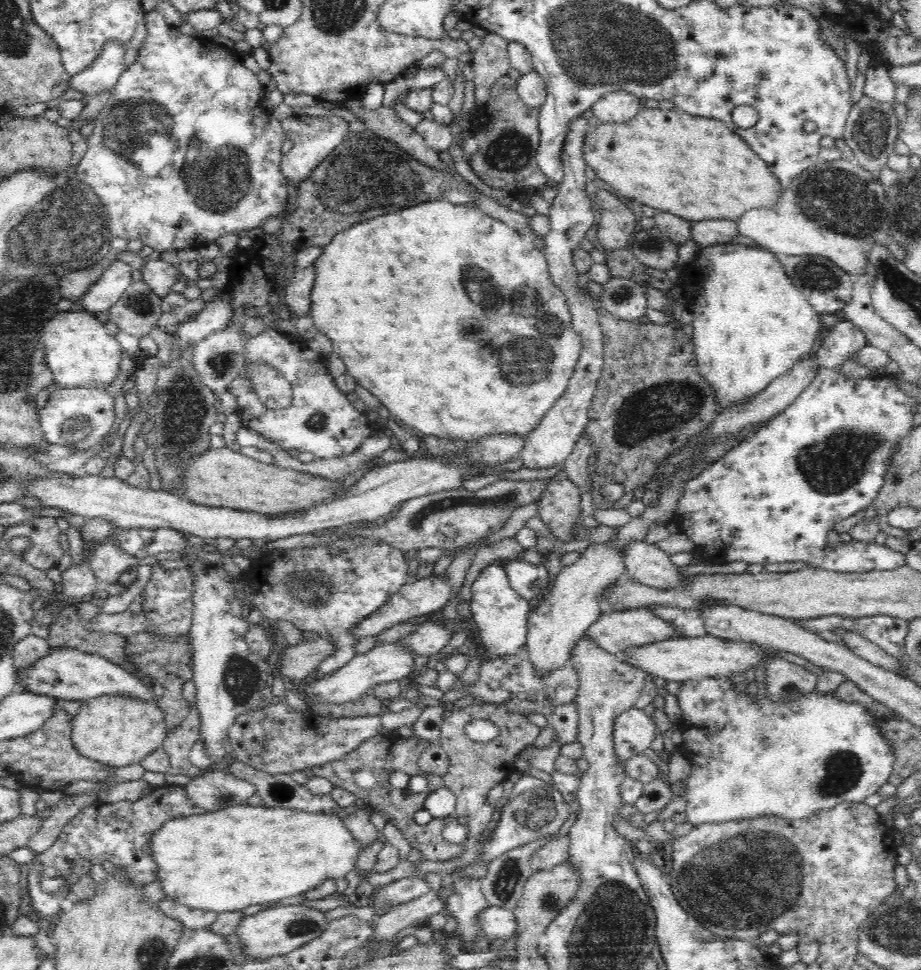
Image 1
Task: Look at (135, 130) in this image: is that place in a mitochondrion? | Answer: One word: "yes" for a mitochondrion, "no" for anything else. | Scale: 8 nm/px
yes

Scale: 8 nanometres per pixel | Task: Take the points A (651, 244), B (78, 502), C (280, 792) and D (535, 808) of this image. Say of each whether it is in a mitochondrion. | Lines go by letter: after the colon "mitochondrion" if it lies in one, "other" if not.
A: mitochondrion
B: other
C: mitochondrion
D: mitochondrion

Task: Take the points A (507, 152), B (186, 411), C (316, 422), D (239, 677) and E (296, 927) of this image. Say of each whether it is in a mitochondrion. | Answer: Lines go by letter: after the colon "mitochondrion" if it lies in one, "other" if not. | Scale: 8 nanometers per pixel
A: mitochondrion
B: mitochondrion
C: mitochondrion
D: mitochondrion
E: mitochondrion

